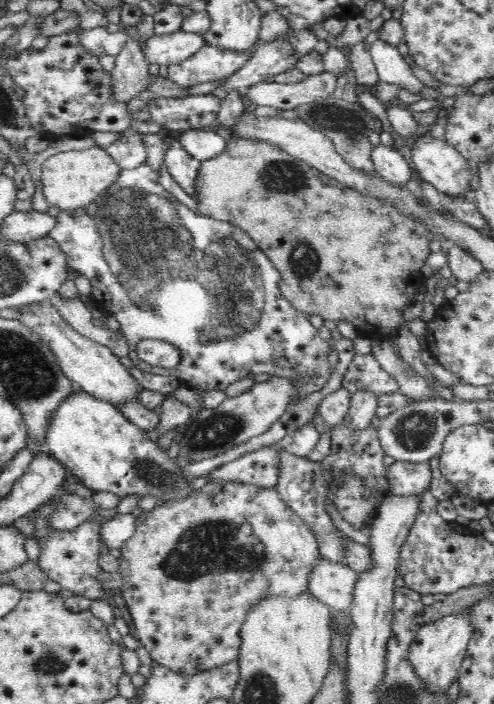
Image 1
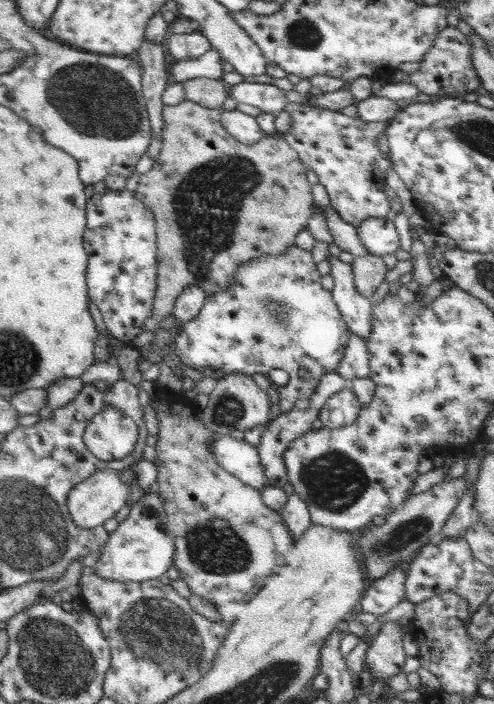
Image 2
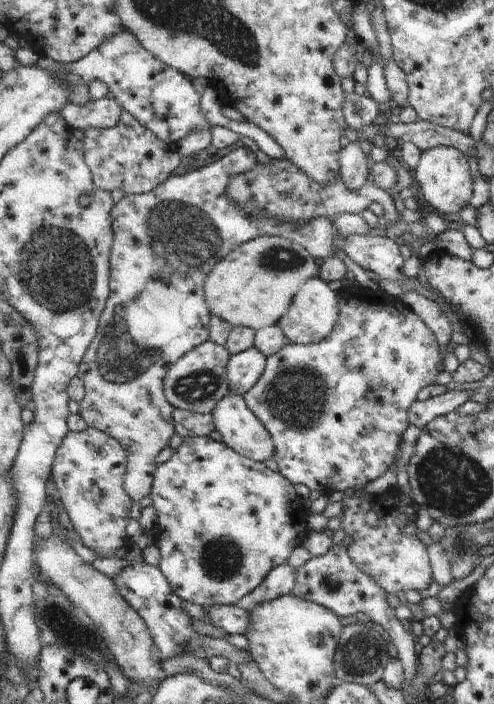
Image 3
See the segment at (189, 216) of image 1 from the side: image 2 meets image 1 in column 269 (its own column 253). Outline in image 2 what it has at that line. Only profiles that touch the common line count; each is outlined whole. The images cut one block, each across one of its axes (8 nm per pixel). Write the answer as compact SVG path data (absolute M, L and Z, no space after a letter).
M293 244L283 254L263 254L245 262L235 274L235 284L221 292L209 294L207 304L199 316L183 326L183 332L173 340L171 350L183 360L187 368L193 370L219 370L223 376L229 374L261 374L269 380L271 370L283 370L289 374L289 382L275 386L281 396L281 412L293 412L297 400L311 400L317 392L321 380L339 370L349 344L349 326L343 320L333 292L321 286L319 264L313 260L311 250Z

